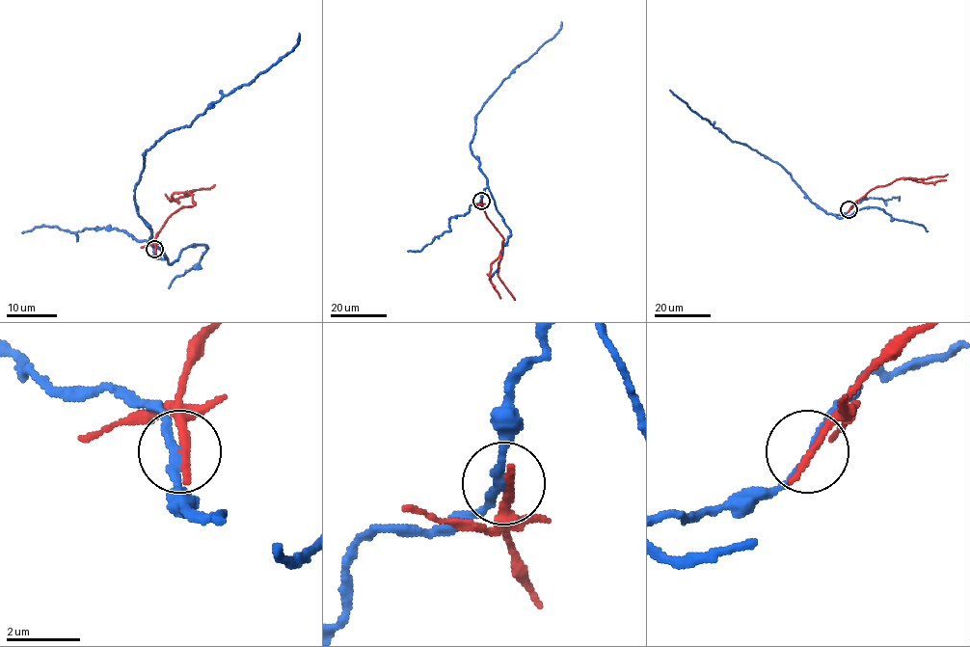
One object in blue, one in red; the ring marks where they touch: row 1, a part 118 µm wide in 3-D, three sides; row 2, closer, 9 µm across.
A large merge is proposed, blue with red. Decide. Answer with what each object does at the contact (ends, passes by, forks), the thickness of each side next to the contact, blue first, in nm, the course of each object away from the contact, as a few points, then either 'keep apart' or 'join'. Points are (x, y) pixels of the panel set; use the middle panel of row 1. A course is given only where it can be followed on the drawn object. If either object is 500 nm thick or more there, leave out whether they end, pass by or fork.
blue passes by | red ends | 200/280 nm | blue via (481, 201), (487, 179), (471, 150), (475, 116), (514, 69), (551, 40), (561, 21) | red via (481, 201), (487, 218), (503, 237), (498, 276), (515, 300) | keep apart

